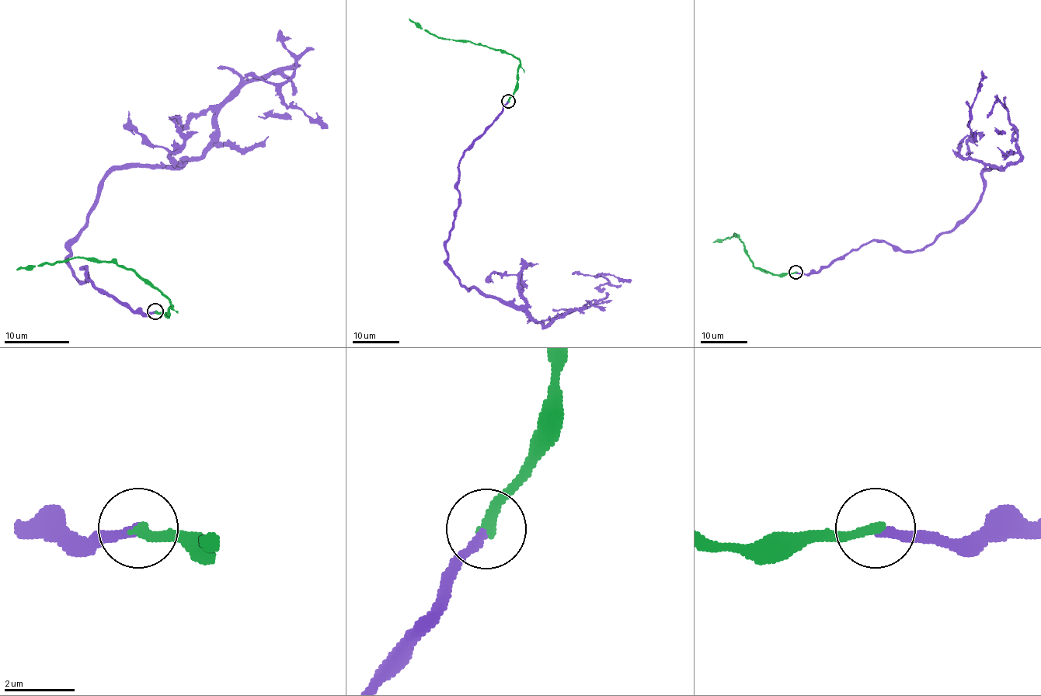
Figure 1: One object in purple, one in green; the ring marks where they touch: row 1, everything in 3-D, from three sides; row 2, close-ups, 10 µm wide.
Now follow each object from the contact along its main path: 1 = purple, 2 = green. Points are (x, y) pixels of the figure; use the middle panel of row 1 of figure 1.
1: (508, 101), (460, 161), (447, 266), (544, 325), (609, 301), (597, 276), (631, 280)
2: (508, 101), (515, 88), (518, 59), (473, 43), (438, 38), (418, 27), (409, 18)

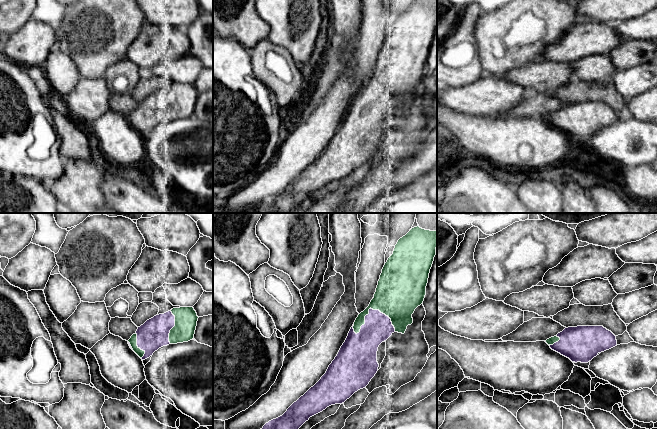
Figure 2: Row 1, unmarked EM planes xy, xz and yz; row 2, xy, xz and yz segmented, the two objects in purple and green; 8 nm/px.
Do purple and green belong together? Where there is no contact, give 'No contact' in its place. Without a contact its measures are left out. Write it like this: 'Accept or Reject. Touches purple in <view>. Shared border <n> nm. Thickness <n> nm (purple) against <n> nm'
Accept. Touches purple in xz. Shared border 360 nm. Thickness 220 nm (purple) against 360 nm

